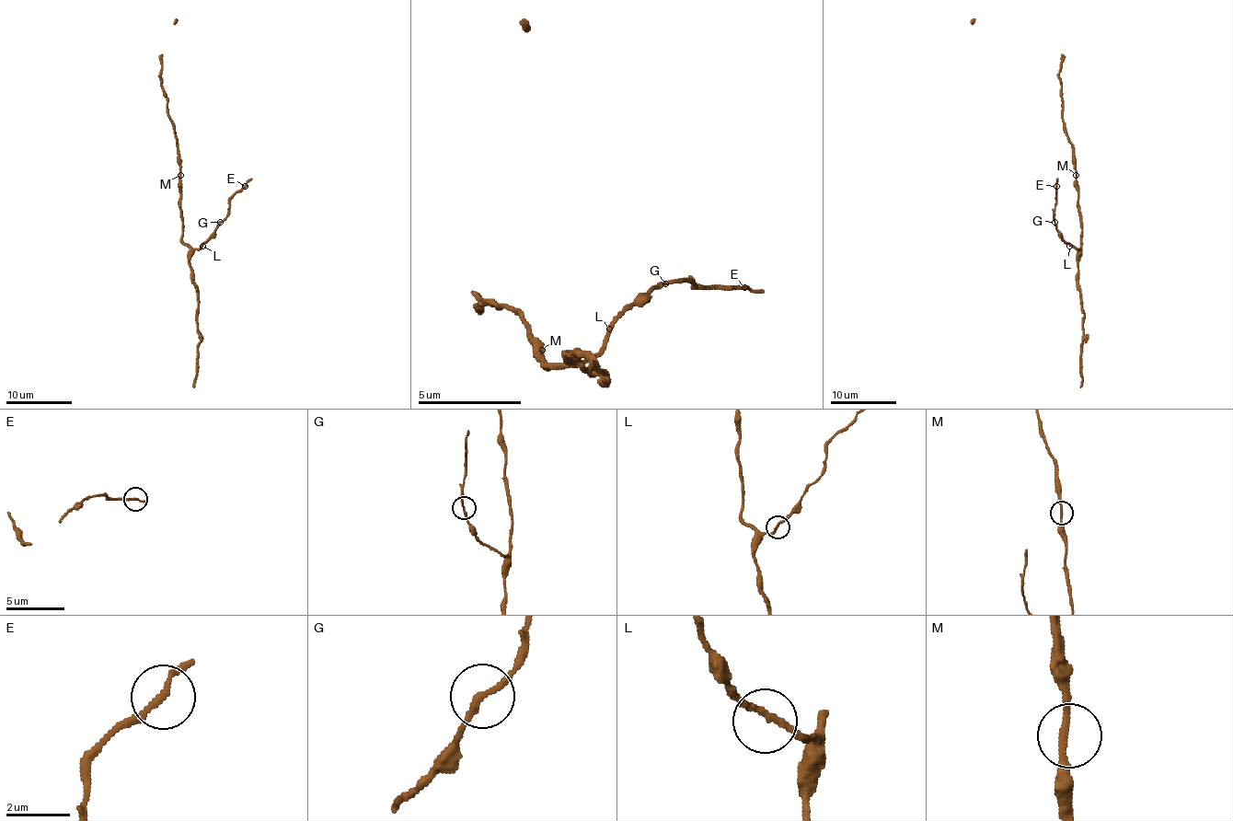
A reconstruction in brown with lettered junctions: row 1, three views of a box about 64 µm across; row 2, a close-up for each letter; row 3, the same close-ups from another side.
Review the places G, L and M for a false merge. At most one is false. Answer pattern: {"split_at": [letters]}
{"split_at": []}

